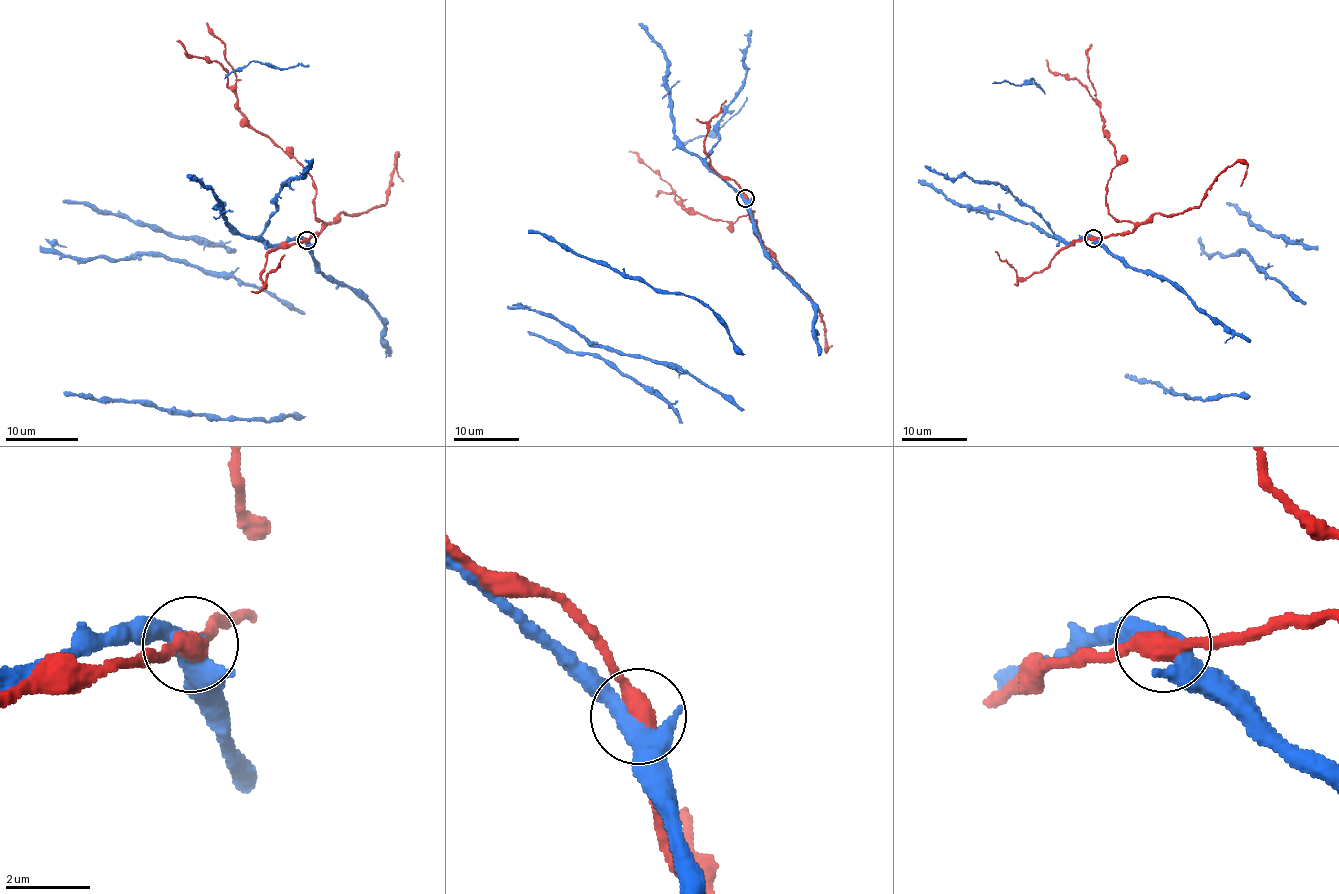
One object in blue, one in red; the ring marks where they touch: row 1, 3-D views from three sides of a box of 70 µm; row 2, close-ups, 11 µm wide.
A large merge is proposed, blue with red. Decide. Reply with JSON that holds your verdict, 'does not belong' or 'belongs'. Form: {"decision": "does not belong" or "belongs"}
{"decision": "belongs"}

